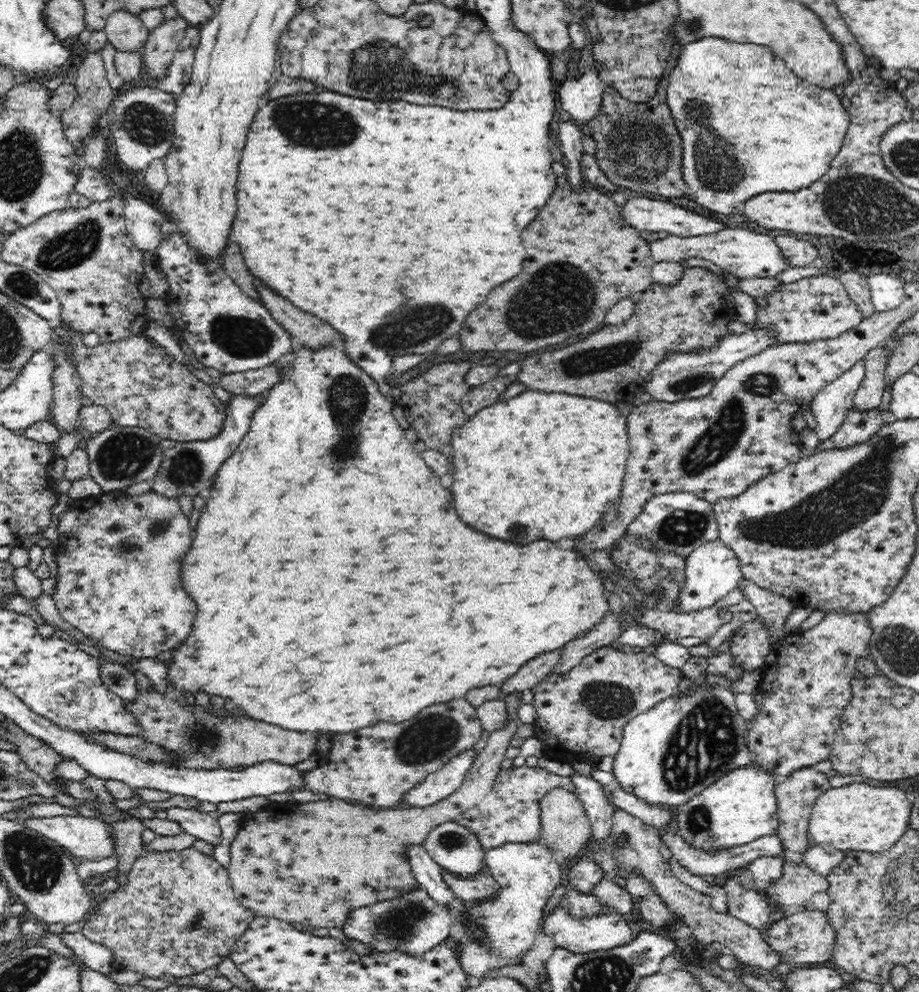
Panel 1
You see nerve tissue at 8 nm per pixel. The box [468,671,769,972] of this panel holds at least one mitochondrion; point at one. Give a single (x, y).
(707, 741)

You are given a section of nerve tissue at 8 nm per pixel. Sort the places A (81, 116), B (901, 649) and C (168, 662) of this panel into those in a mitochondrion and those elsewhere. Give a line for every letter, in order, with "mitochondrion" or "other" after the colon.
A: other
B: mitochondrion
C: other

